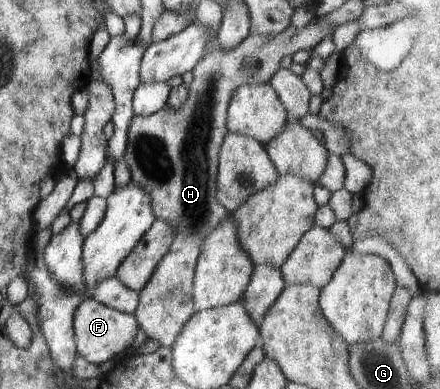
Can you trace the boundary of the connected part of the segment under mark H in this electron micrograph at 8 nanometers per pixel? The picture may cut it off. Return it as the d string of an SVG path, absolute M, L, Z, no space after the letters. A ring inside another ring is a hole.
M316 18L306 27L291 24L275 37L251 34L231 49L225 49L218 40L212 45L213 51L193 69L187 101L179 109L167 109L168 102L153 115L136 114L131 121L124 156L126 172L151 197L156 220L165 221L175 229L169 253L159 261L147 286L138 294L139 304L134 314L147 337L161 347L173 347L174 339L194 315L193 287L203 239L230 213L217 200L216 180L218 154L228 131L226 112L231 95L243 85L268 83L284 57L315 48L325 37L334 35L335 28Z

